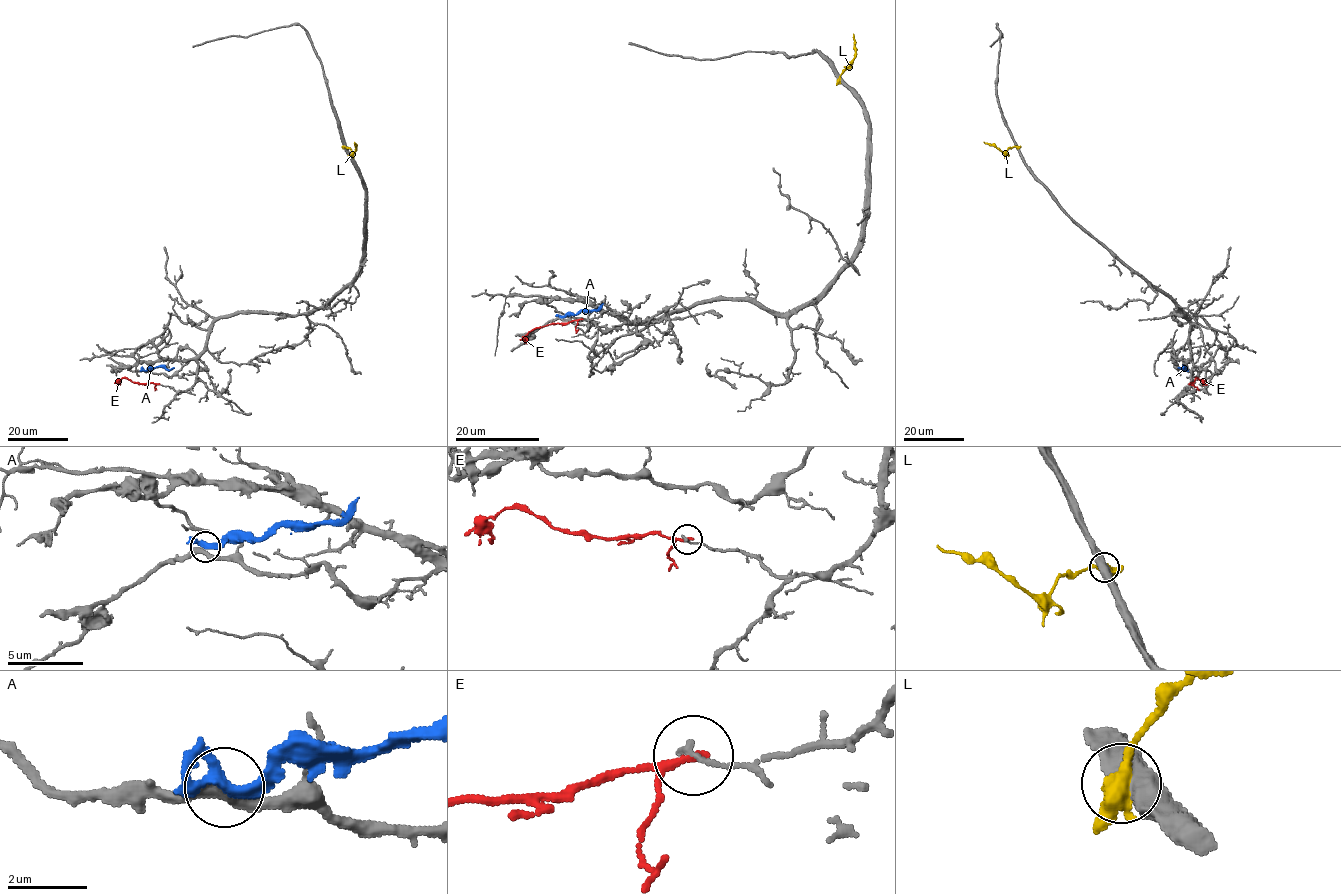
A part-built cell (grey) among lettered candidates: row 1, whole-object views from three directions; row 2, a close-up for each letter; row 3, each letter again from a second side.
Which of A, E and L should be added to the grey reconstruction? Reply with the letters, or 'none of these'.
none of these

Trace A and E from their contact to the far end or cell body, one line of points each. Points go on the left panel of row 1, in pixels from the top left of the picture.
A: (144, 370), (159, 366), (174, 368)
E: (158, 384), (138, 384), (123, 378), (119, 380), (120, 385)

